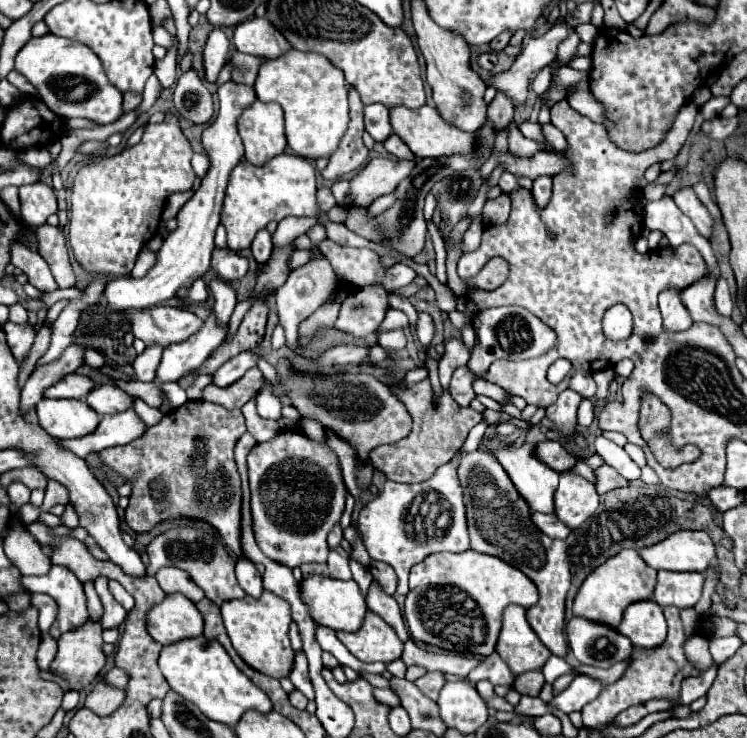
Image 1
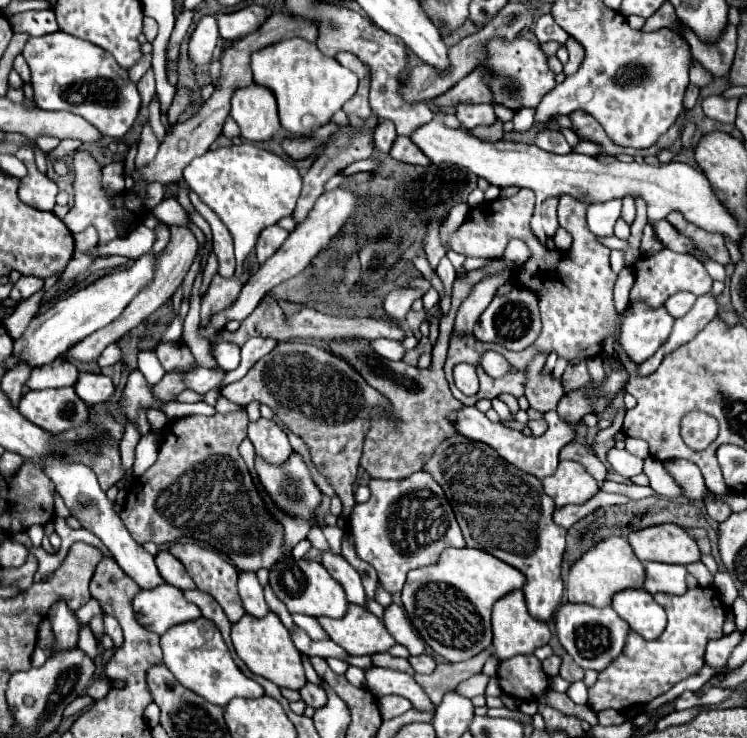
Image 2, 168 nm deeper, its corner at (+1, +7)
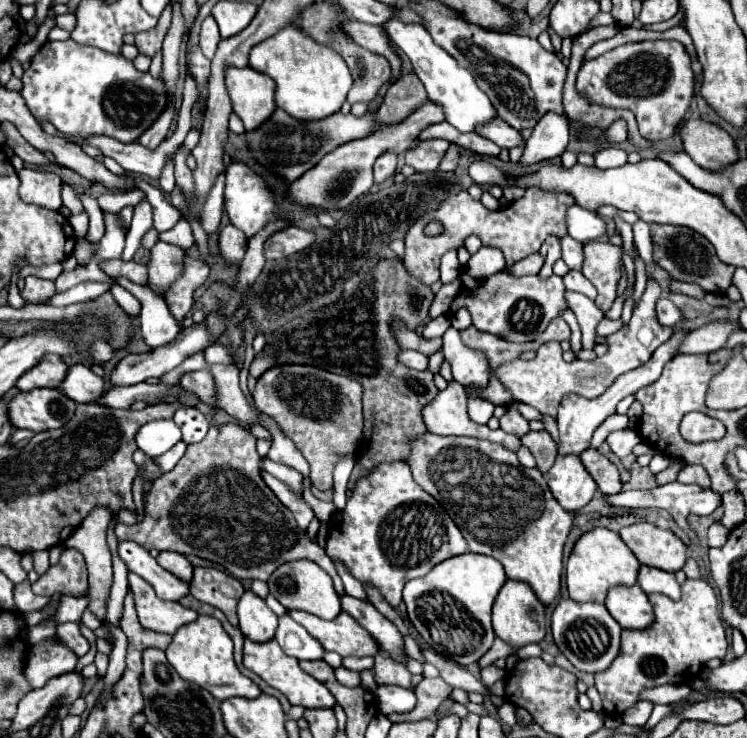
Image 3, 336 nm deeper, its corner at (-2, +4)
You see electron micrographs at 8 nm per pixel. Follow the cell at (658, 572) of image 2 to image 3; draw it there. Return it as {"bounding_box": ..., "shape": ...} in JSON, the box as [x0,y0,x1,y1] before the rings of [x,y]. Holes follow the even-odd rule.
{"bounding_box":[637,567,681,599],"shape":[[[641,567],[637,575],[639,587],[649,595],[649,593],[663,593],[671,599],[681,597],[681,587],[675,579],[675,573],[667,573],[655,567]]]}

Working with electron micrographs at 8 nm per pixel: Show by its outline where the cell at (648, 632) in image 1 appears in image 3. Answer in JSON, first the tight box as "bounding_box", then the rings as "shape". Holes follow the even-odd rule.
{"bounding_box":[605,585,653,629],"shape":[[[615,585],[607,591],[605,607],[623,629],[643,629],[653,621],[653,609],[639,585]]]}

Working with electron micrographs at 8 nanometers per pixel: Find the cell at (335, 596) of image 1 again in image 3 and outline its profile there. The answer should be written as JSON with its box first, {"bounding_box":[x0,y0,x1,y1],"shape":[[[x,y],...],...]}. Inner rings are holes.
{"bounding_box":[267,561,341,621],"shape":[[[311,561],[283,563],[281,567],[277,567],[273,571],[267,585],[269,585],[269,593],[287,609],[307,611],[311,615],[317,615],[317,617],[329,619],[329,621],[341,613],[341,601],[333,589],[331,577],[317,563],[311,563]]]}

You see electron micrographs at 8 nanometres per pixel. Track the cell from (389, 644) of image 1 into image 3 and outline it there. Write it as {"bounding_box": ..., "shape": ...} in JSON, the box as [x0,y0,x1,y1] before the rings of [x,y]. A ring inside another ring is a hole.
{"bounding_box":[287,611,377,657],"shape":[[[287,611],[299,625],[303,625],[313,639],[317,639],[325,651],[335,651],[341,657],[373,657],[377,655],[377,645],[369,641],[369,635],[361,625],[357,625],[347,613],[339,613],[333,621],[319,619],[305,611]]]}

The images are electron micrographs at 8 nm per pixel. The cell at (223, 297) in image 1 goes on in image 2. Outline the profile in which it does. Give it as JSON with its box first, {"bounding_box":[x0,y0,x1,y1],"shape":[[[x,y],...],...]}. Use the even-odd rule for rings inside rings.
{"bounding_box":[194,202,236,278],"shape":[[[196,202],[194,208],[202,214],[202,218],[210,224],[212,228],[212,250],[218,256],[218,274],[224,278],[232,278],[234,276],[234,268],[236,268],[236,260],[234,260],[234,248],[232,248],[232,238],[226,226],[222,226],[220,218],[204,204],[204,202]]]}

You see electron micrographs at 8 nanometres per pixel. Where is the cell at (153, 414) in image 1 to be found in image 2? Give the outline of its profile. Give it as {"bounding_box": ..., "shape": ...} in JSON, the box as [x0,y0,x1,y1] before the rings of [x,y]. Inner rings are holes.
{"bounding_box":[147,409,168,430],"shape":[[[148,409],[147,418],[151,425],[151,428],[154,430],[160,430],[165,427],[168,417],[160,410],[157,409]]]}

